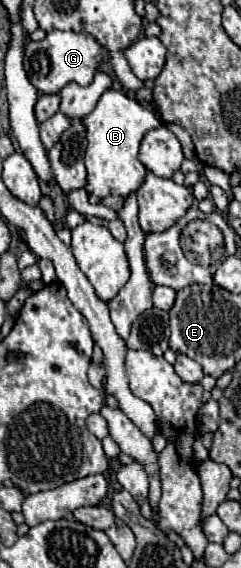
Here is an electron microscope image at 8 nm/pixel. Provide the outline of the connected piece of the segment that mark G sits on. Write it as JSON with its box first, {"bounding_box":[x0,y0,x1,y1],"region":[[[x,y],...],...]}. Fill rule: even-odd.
{"bounding_box":[23,31,103,95],"region":[[[53,31],[43,41],[29,41],[25,45],[23,67],[27,71],[33,87],[43,95],[59,93],[67,83],[75,81],[79,85],[91,83],[97,65],[103,61],[103,49],[91,39],[91,35],[75,33],[75,31]]]}

